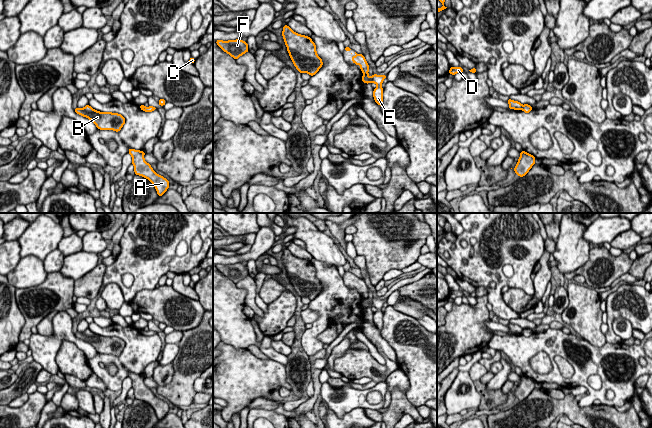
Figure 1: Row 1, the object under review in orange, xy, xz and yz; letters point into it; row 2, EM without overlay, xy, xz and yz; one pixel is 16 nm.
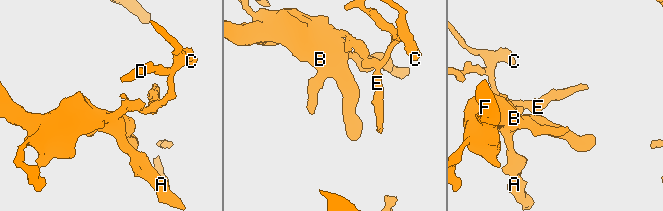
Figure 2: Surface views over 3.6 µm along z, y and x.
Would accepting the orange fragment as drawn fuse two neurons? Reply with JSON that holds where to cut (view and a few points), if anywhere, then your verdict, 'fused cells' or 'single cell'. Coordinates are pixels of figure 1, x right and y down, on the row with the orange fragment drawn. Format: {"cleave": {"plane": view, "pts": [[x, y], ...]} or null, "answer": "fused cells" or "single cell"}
{"cleave": {"plane": "xz", "pts": [[364, 73], [367, 74]]}, "answer": "fused cells"}

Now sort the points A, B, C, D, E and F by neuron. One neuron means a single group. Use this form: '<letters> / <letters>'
A B F / C D E

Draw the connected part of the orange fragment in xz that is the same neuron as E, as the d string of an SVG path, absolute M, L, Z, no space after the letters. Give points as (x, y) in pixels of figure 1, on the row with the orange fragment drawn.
M364 74L362 76L362 81L366 84L368 83L375 83L377 87L373 91L373 97L375 102L379 105L382 106L383 104L383 88L382 88L382 83L384 79L387 77L387 75L377 75L373 74L372 77L369 77L369 74Z

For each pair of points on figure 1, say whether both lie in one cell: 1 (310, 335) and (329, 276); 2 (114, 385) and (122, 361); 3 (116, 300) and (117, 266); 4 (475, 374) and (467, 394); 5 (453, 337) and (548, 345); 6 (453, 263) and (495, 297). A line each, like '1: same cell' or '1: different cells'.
1: same cell
2: same cell
3: different cells
4: different cells
5: different cells
6: same cell

